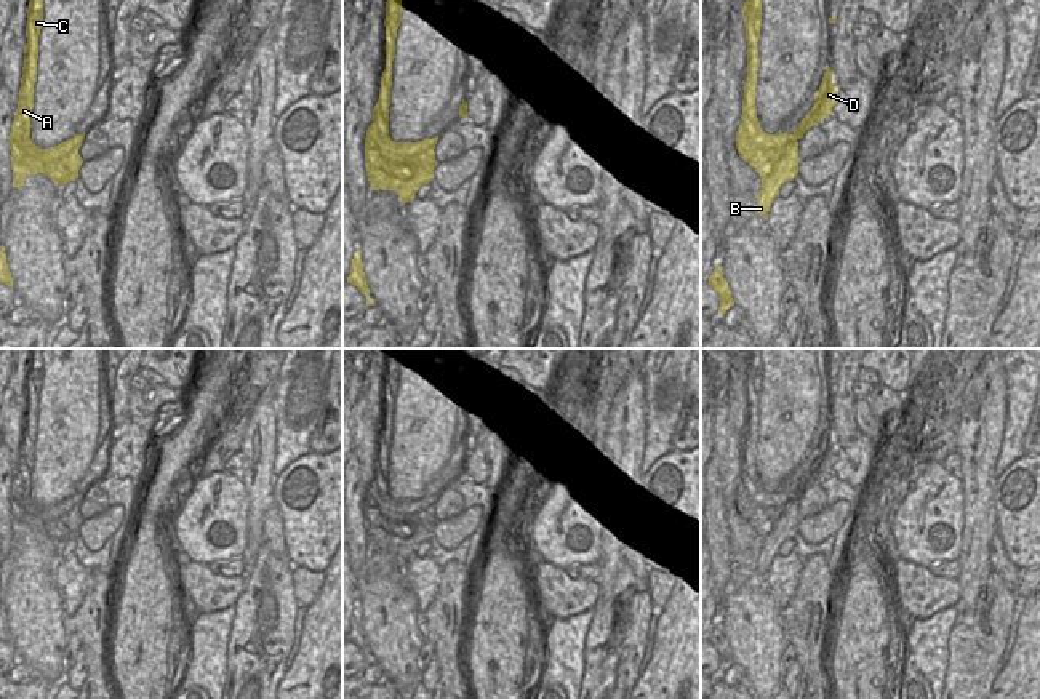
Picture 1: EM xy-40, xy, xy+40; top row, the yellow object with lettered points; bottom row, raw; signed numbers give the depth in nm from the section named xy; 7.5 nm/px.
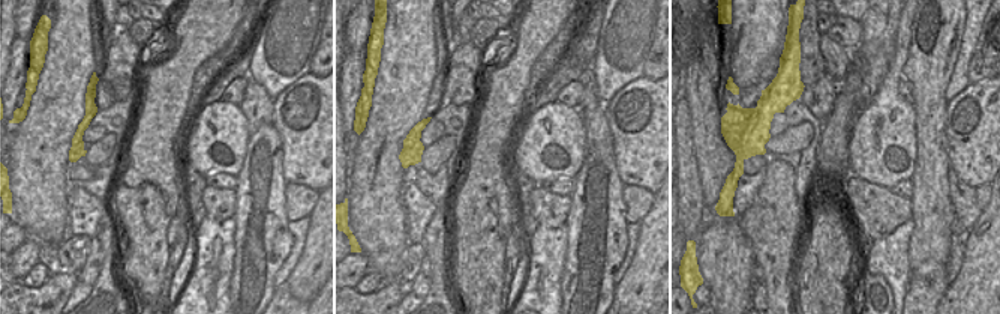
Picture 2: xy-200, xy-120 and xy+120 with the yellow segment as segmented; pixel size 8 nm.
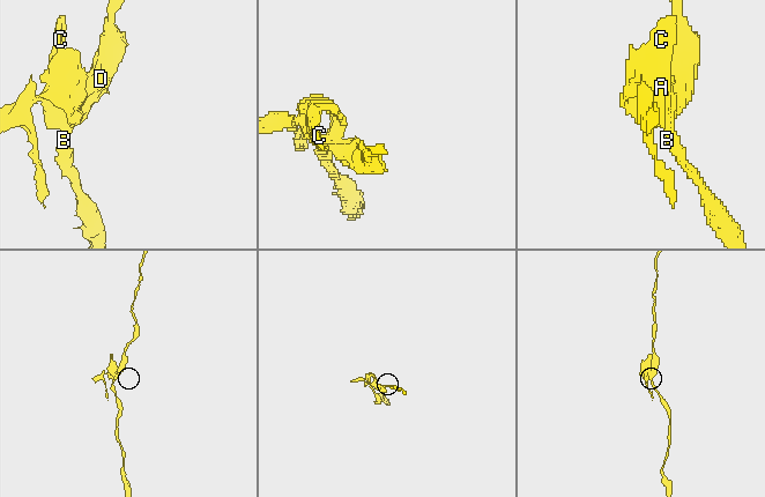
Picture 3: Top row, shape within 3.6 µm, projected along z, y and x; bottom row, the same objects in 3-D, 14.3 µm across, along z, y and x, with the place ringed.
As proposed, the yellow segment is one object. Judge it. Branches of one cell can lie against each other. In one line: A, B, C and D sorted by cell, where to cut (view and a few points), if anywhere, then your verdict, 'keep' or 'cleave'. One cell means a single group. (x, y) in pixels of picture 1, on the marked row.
A C / B D; cut in xy+40 along (796, 141), (786, 147), (775, 168), (762, 178); cleave

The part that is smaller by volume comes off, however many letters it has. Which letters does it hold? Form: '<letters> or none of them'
A, C

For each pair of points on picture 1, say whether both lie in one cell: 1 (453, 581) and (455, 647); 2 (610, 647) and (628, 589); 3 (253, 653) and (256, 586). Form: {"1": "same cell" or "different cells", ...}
{"1": "same cell", "2": "same cell", "3": "same cell"}

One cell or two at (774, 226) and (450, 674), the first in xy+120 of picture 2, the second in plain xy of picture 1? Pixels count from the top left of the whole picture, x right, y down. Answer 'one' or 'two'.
one

